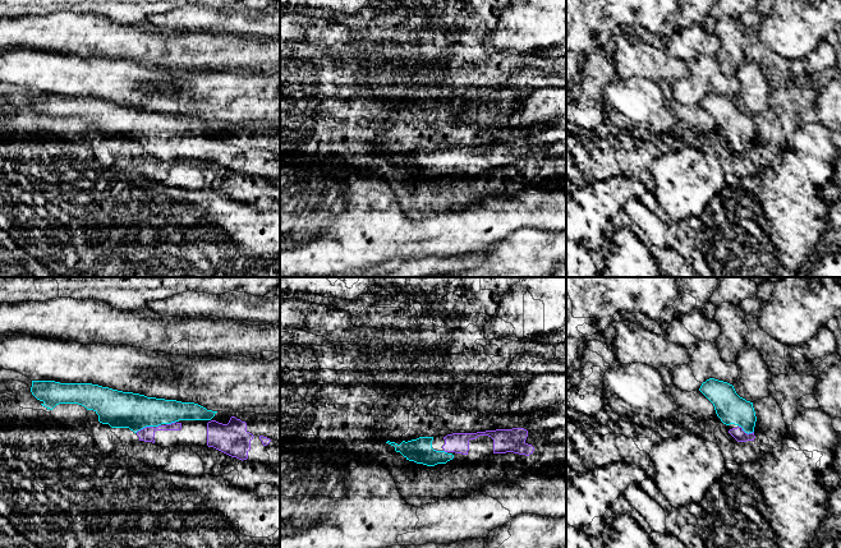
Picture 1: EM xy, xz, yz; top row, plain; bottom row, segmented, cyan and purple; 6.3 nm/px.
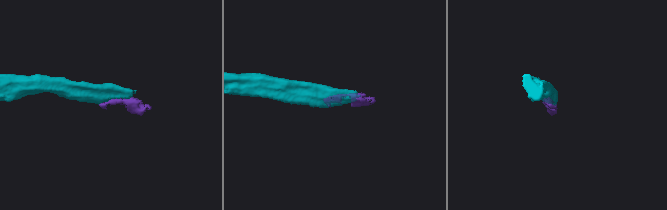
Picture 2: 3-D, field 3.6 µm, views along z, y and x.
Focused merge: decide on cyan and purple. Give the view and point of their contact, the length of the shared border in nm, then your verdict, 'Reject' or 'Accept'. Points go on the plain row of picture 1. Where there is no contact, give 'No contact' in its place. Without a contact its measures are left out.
Touches cyan at xy (143, 141). Shared border 120 nm. Accept

